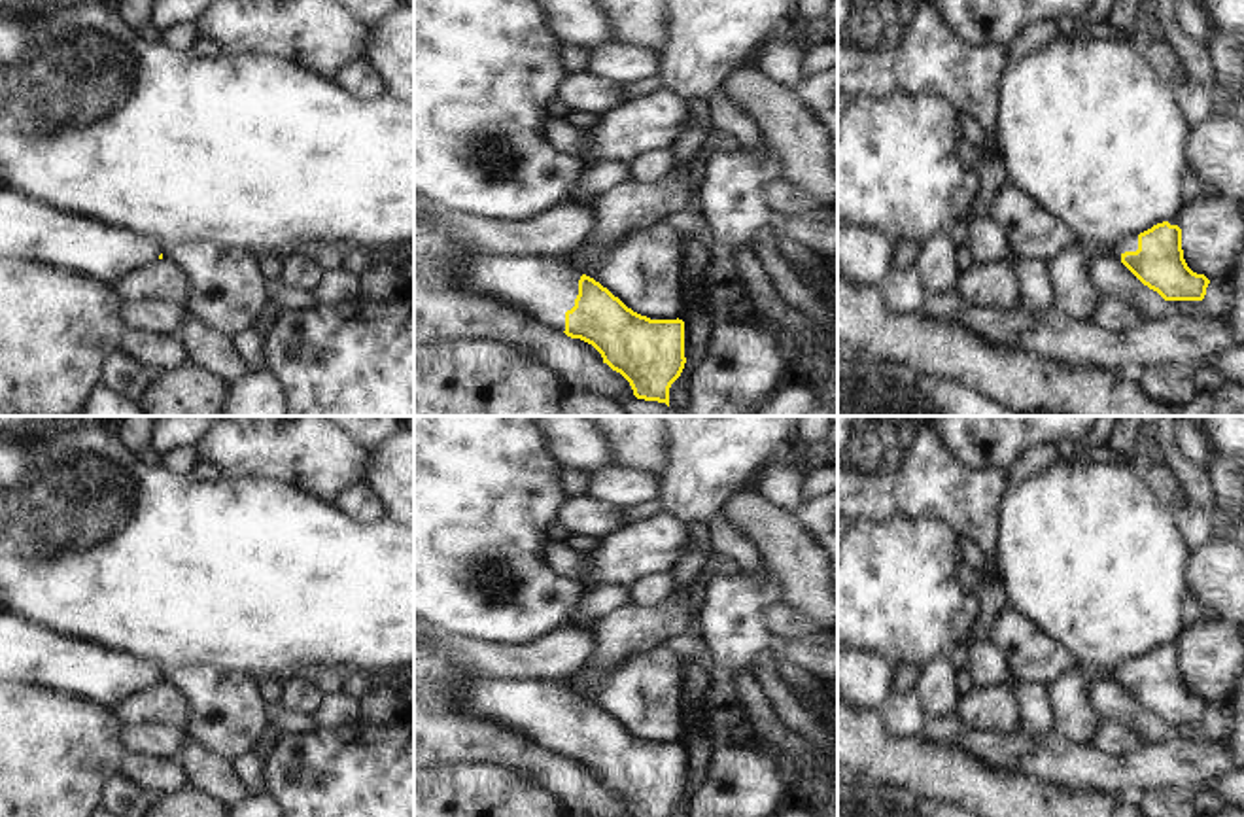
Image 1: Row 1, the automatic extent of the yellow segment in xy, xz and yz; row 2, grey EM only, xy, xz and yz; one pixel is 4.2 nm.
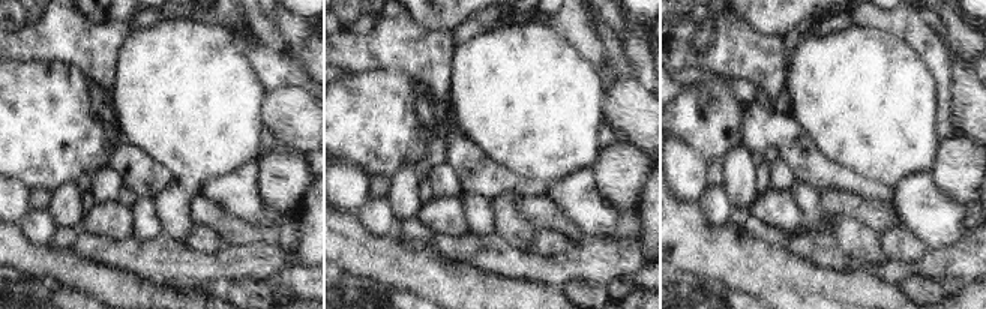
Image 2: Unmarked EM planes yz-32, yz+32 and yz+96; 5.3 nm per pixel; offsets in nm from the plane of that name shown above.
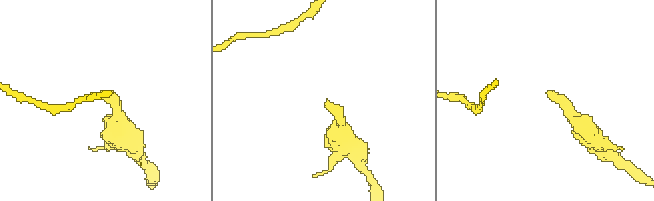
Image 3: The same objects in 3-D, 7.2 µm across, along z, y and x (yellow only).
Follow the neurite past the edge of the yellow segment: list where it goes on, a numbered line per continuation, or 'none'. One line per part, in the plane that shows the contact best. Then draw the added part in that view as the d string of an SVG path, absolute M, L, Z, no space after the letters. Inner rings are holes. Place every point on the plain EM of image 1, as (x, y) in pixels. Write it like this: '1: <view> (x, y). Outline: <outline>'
1: xz (545, 712). Outline: M459 677L442 690L448 705L520 732L541 747L565 755L580 696L562 681Z

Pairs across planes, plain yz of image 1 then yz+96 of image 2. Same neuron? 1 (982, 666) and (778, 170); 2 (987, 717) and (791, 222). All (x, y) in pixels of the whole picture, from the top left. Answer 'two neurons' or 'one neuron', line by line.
1: one neuron
2: one neuron

